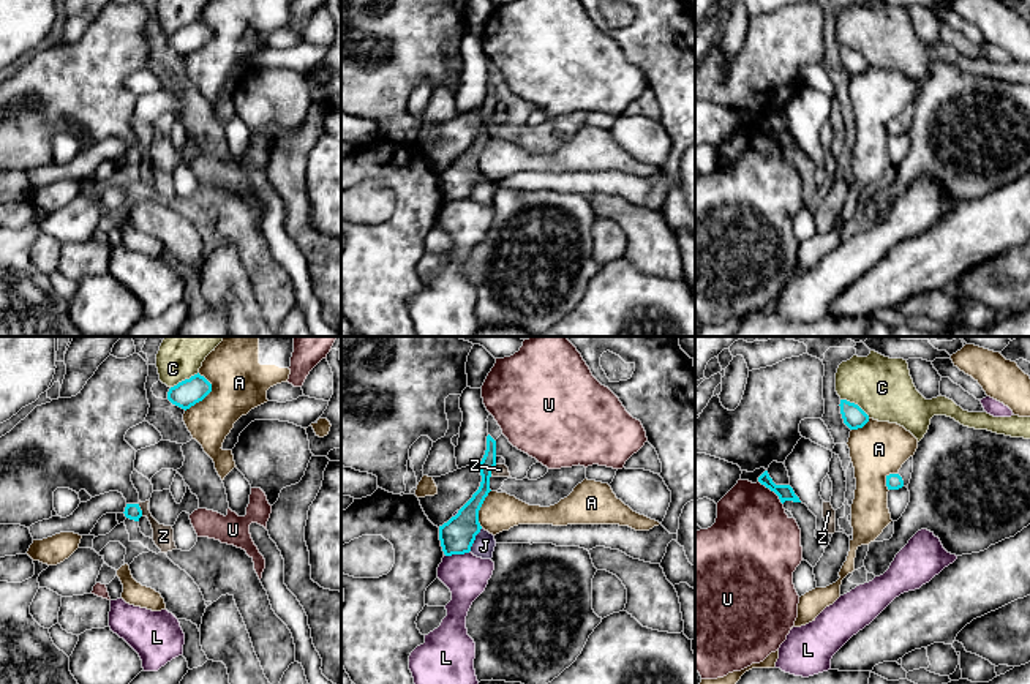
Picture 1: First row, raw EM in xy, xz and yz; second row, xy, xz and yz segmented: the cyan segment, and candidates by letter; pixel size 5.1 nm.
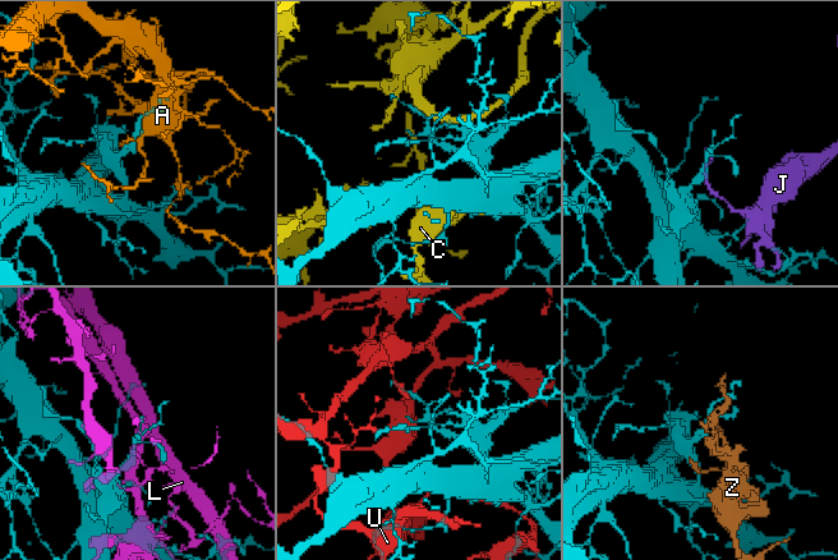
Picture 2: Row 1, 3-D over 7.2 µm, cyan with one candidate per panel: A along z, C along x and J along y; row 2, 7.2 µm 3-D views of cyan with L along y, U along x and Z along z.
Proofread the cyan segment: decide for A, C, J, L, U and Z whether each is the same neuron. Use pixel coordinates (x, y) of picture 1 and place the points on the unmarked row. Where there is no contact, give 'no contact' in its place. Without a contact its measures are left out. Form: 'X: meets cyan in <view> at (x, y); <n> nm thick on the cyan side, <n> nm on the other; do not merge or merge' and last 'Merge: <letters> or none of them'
A: meets cyan in xy at (206, 41); 140 nm thick on the cyan side, 280 nm on the other; do not merge
C: meets cyan in yz at (853, 49); 110 nm thick on the cyan side, 300 nm on the other; do not merge
J: meets cyan in xz at (474, 185); 180 nm thick on the cyan side, 110 nm on the other; do not merge
L: meets cyan in xz at (457, 199); 180 nm thick on the cyan side, 220 nm on the other; do not merge
U: meets cyan in yz at (773, 136); 80 nm thick on the cyan side, 400 nm on the other; do not merge
Z: meets cyan in xy at (139, 155); 80 nm thick on the cyan side, 110 nm on the other; do not merge
Merge: none of them

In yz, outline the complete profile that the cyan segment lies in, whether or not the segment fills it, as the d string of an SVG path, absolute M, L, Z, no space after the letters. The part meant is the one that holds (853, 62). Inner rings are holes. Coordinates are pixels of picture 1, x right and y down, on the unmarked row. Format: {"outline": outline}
{"outline": "M840 46L839 52L844 70L850 76L863 74L869 68L869 62L858 51L850 49L847 46Z"}

